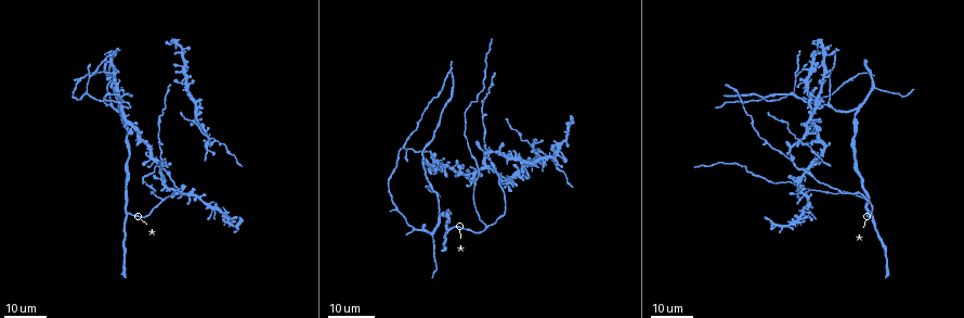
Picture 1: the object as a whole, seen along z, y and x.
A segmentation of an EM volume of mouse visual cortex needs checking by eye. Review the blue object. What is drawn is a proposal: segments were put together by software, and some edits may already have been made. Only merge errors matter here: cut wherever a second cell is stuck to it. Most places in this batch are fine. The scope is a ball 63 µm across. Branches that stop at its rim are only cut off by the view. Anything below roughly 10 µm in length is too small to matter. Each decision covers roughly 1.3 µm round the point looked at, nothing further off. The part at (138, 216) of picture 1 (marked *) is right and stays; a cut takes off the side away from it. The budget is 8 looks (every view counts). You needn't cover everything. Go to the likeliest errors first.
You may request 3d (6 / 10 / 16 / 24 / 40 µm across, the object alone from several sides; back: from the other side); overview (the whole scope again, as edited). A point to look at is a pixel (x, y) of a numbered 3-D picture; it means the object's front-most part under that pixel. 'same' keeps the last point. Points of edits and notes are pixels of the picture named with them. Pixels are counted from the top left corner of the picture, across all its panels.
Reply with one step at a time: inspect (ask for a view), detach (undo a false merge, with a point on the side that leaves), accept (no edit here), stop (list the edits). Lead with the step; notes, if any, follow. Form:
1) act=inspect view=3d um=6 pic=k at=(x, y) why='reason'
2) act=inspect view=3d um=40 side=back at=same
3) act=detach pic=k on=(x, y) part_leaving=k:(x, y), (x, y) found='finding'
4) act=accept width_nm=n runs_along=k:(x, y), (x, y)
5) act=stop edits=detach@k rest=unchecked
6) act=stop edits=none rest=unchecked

act=inspect view=3d um=16 pic=1 at=(856, 109) why='four or more arms meet'

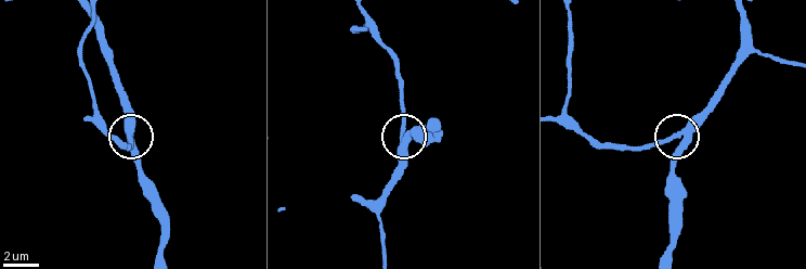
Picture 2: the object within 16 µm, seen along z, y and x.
act=inspect view=3d um=10 pic=2 at=(129, 138)

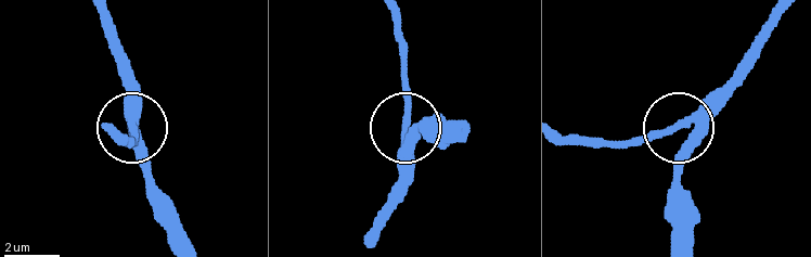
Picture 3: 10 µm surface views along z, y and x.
act=accept width_nm=270 runs_along=3:(187, 241), (131, 129), (131, 143) found='continuous, no second cell'

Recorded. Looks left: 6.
act=inspect view=3d um=16 pic=1 at=(800, 139) why='three arms meet'

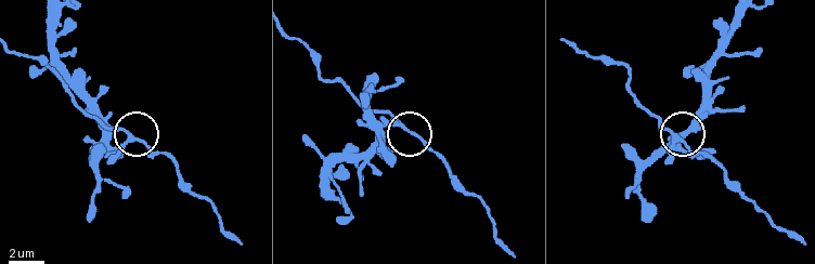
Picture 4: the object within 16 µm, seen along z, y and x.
act=inspect view=3d um=10 pic=4 at=(401, 126)

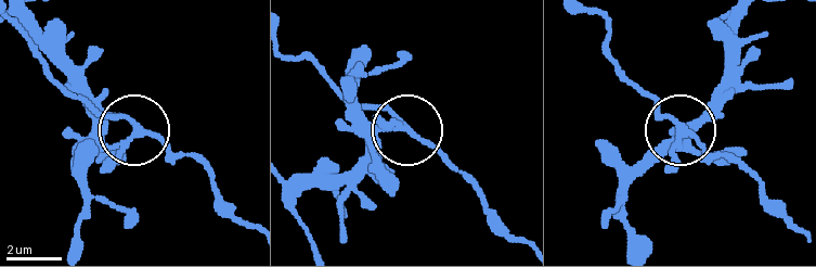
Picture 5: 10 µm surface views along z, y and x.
act=detach pic=5 on=(156, 137) arms=3 part_leaving=5:(677, 143), (675, 125), (657, 117), (610, 54), (600, 20) found='two cells meet here'

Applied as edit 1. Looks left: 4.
act=inspect view=3d um=16 pic=1 at=(112, 103) why='three-way junction'

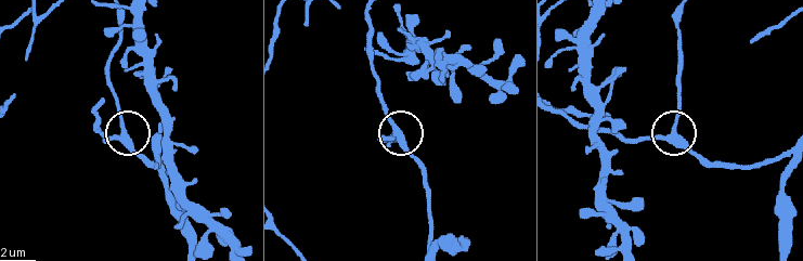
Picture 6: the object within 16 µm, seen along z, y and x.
act=inspect view=3d um=10 pic=6 at=(674, 133)

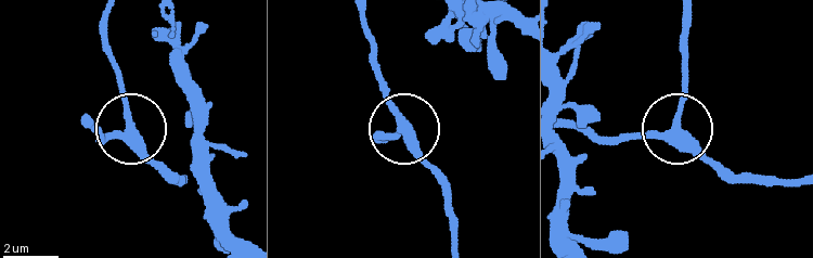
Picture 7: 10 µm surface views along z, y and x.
act=accept arms=3 found='all the same cell'

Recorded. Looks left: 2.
act=inspect view=3d um=24 pic=1 at=(799, 169) why='three arms meet'

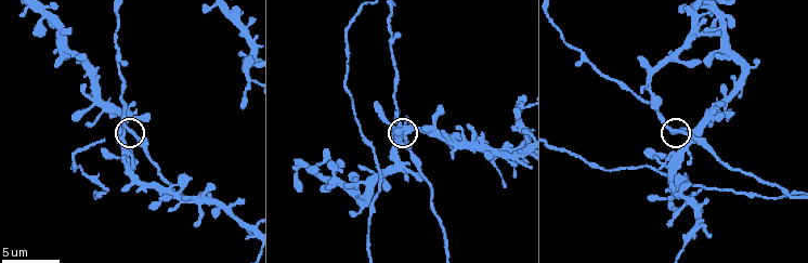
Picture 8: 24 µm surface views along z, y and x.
act=inspect view=3d um=6 pic=8 at=(674, 130)

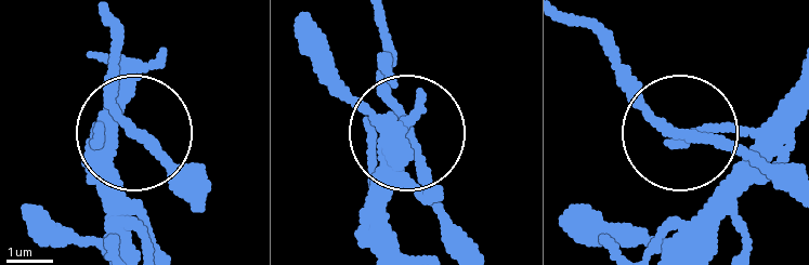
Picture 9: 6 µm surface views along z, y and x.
act=accept arms=3 runs_along=9:(195, 204), (117, 104), (114, 61) found='one cell here'

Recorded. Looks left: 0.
act=stop edits=detach@5 rest=unchecked

